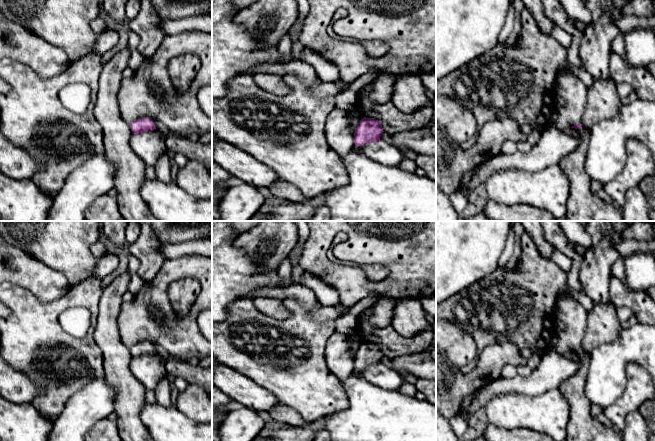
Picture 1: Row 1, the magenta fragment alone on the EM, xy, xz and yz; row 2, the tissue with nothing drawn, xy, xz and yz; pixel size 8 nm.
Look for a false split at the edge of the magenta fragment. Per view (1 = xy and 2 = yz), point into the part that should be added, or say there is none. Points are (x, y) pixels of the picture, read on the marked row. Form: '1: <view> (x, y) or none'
1: none
2: yz (603, 102)

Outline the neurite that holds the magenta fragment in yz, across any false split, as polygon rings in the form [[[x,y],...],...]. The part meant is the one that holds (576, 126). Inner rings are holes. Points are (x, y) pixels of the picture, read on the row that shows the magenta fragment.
[[[610,77],[600,80],[588,90],[587,104],[581,122],[571,128],[584,126],[590,130],[600,120],[615,117],[622,106],[622,99],[617,93],[617,83]]]

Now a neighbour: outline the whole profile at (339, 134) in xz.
[[[334,108],[327,117],[324,129],[327,144],[336,154],[344,157],[355,146],[355,129],[348,119],[348,111]]]

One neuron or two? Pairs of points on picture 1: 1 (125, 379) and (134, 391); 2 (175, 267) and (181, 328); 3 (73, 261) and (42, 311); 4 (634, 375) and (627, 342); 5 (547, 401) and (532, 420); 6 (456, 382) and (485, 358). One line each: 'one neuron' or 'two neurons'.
1: one neuron
2: one neuron
3: two neurons
4: two neurons
5: one neuron
6: one neuron

